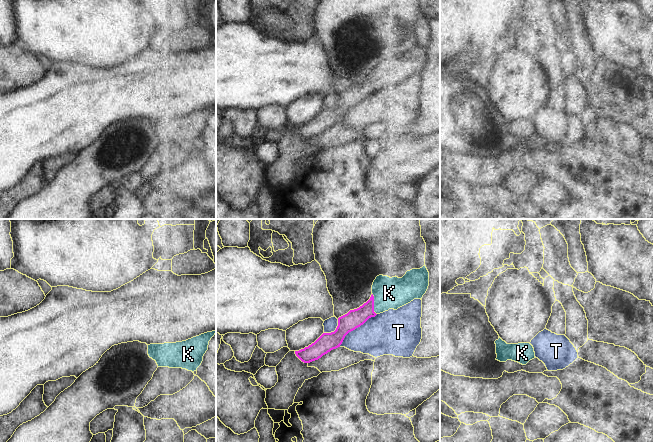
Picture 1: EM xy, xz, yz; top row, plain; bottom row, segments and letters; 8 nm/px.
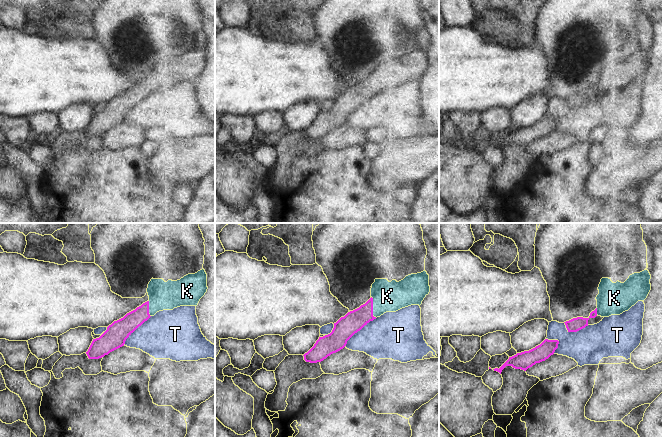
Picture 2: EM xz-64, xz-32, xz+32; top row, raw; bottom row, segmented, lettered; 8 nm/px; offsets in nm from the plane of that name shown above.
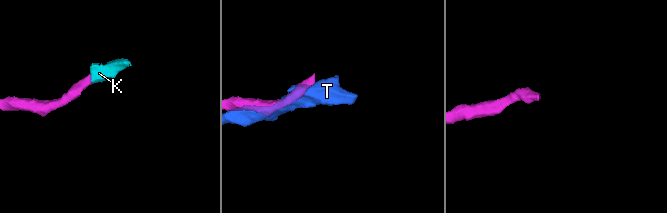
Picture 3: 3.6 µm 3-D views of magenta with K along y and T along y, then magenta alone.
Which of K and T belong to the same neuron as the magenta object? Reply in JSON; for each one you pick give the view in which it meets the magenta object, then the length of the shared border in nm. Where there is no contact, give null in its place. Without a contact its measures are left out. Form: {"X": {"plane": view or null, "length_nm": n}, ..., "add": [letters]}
{"K": {"plane": "xz", "length_nm": 180}, "add": ["K"]}

